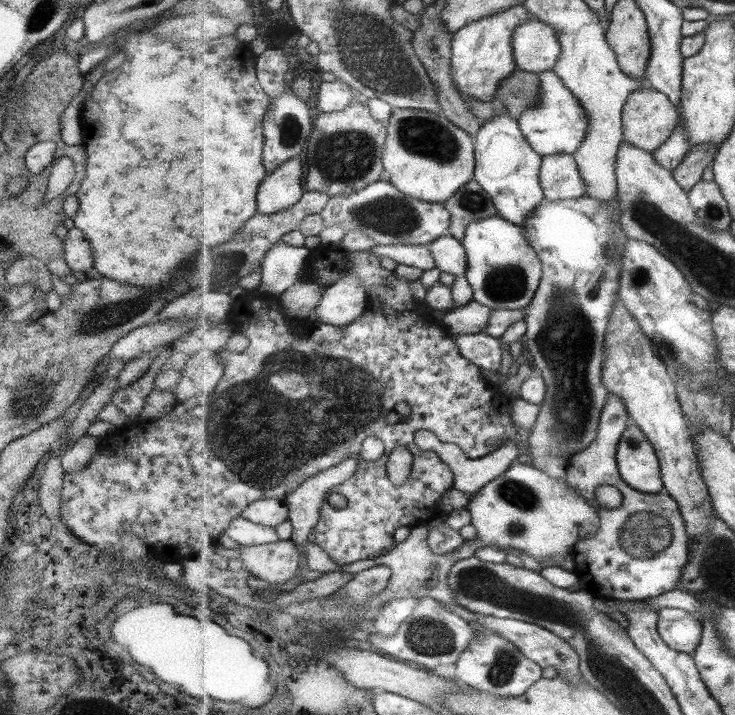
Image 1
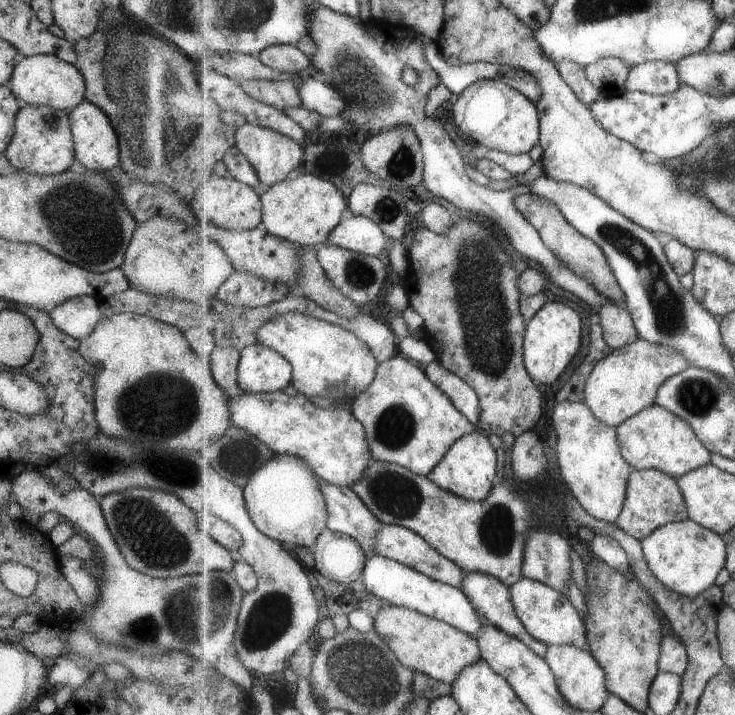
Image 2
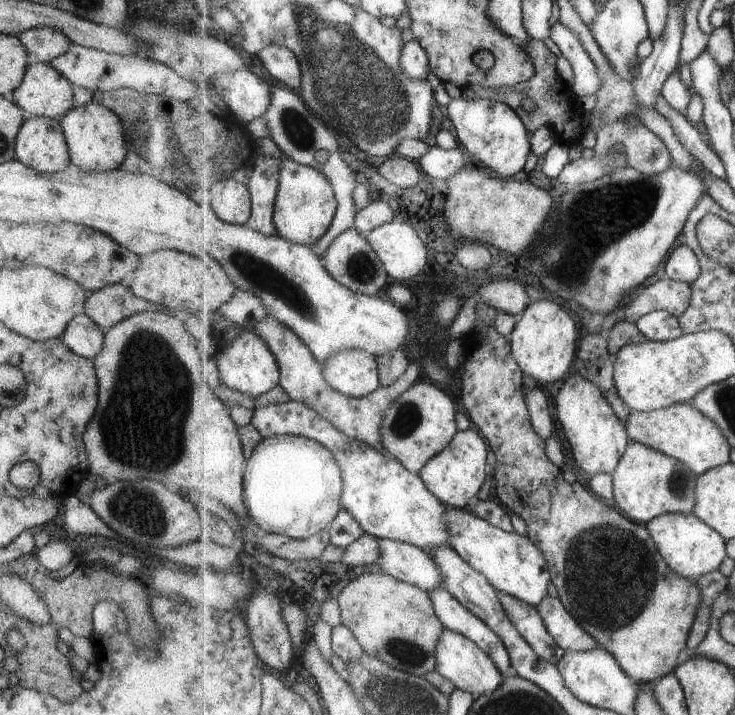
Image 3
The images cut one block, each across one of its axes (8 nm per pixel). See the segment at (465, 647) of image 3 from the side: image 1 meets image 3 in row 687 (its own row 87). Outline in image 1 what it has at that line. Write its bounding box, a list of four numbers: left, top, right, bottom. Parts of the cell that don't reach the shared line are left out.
[451,4,534,112]

